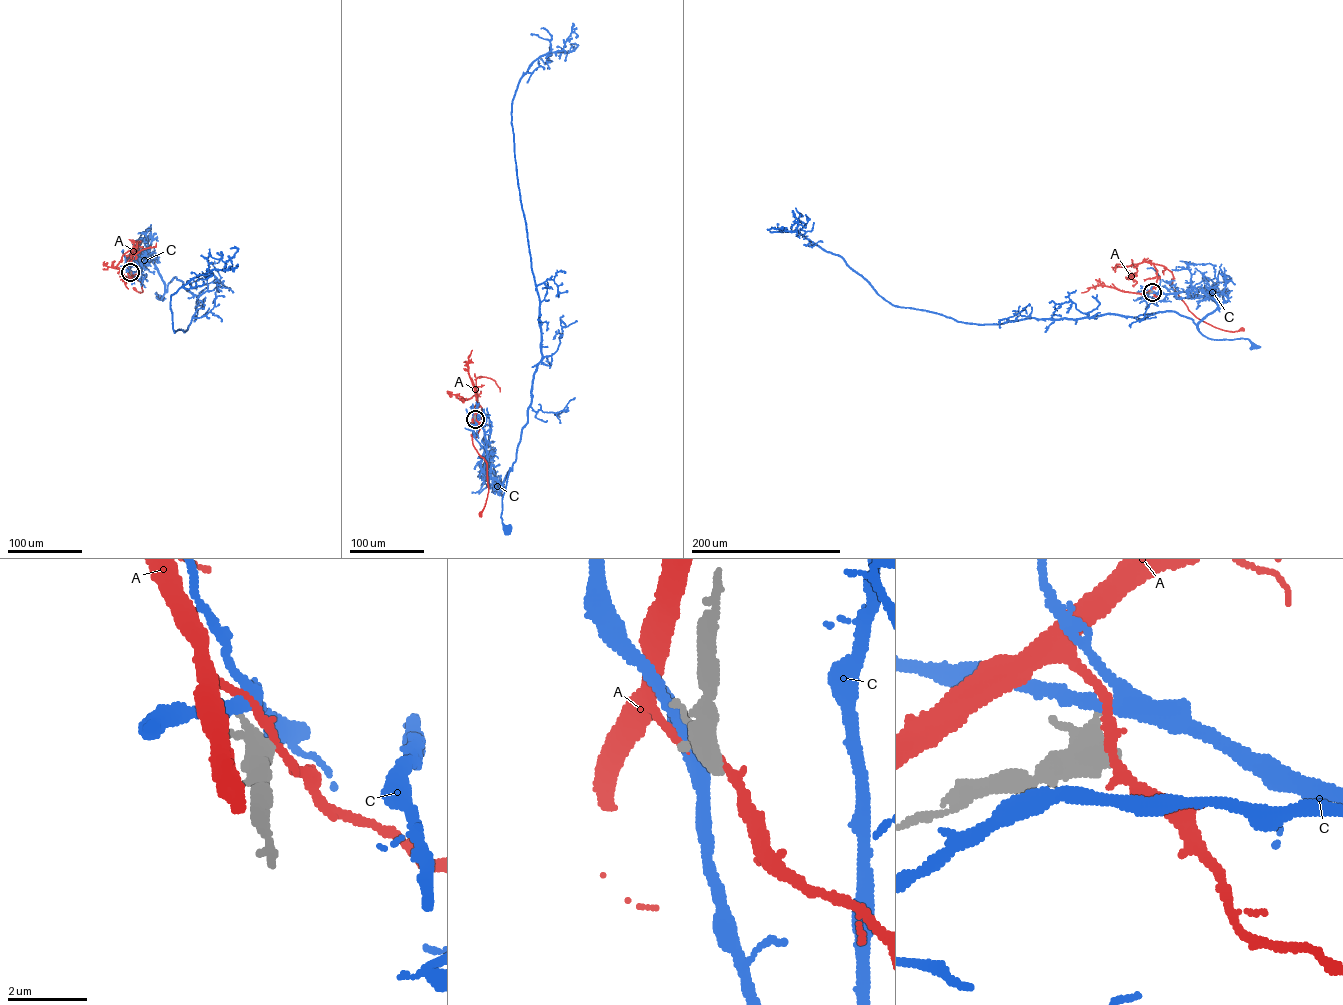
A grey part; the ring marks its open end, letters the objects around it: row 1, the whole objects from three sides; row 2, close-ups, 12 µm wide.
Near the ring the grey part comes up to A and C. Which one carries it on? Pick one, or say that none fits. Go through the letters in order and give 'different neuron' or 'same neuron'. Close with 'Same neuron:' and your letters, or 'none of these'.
A: different neuron
C: different neuron
Same neuron: none of these

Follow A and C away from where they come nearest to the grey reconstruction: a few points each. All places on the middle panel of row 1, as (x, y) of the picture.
A: (475, 418), (472, 420), (481, 418), (481, 414), (485, 421), (472, 438), (487, 463), (488, 491), (480, 514)
C: (474, 418), (486, 441), (481, 468), (501, 484), (510, 469), (502, 500), (501, 518), (506, 529)

